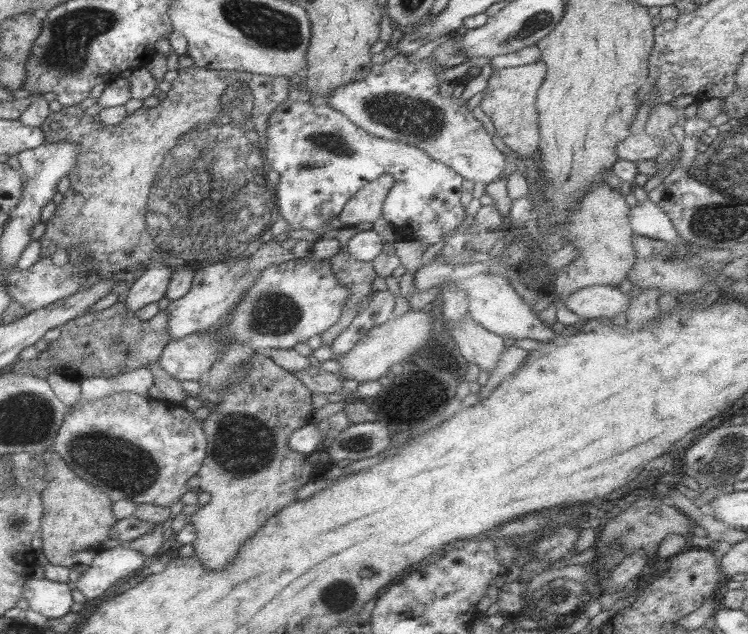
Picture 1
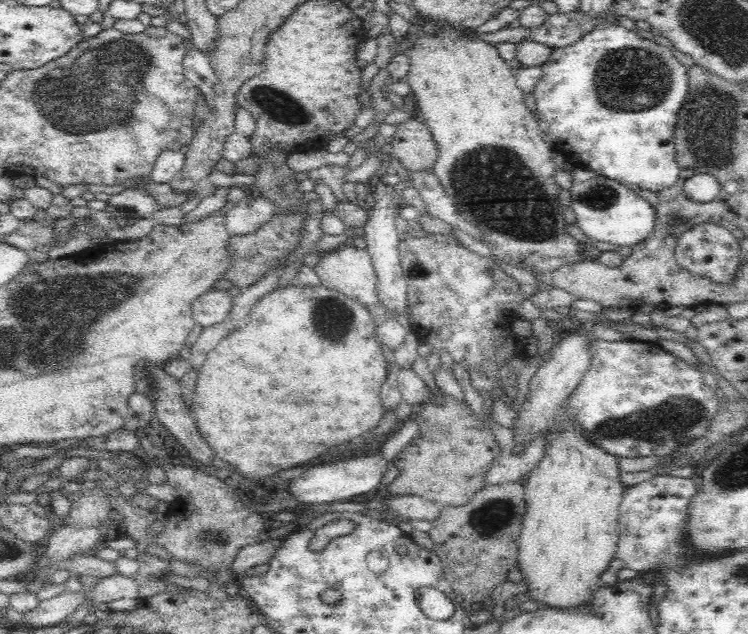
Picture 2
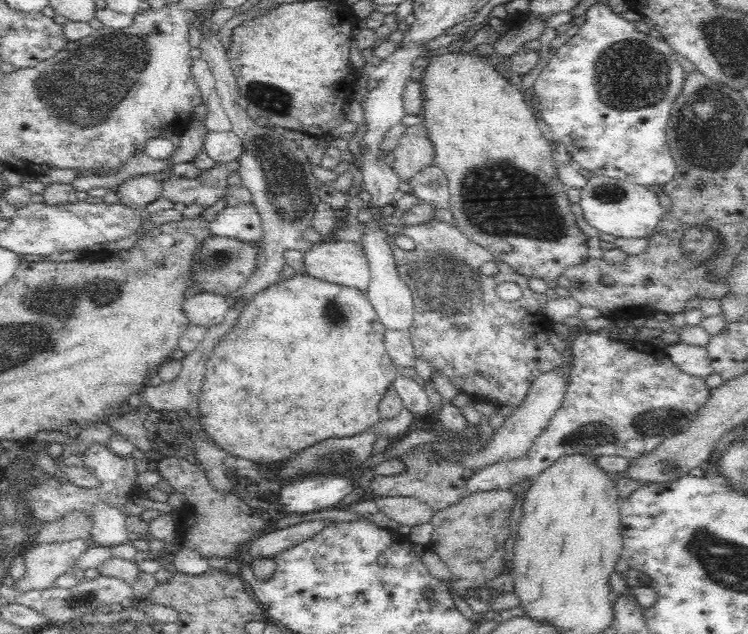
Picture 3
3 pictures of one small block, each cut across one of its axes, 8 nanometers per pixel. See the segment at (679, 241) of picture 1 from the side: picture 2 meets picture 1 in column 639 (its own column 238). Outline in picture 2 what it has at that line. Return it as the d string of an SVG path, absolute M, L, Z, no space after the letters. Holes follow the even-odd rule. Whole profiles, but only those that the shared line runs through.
M248 193L233 210L225 214L225 225L231 235L252 234L262 224L269 222L276 213L271 200Z

